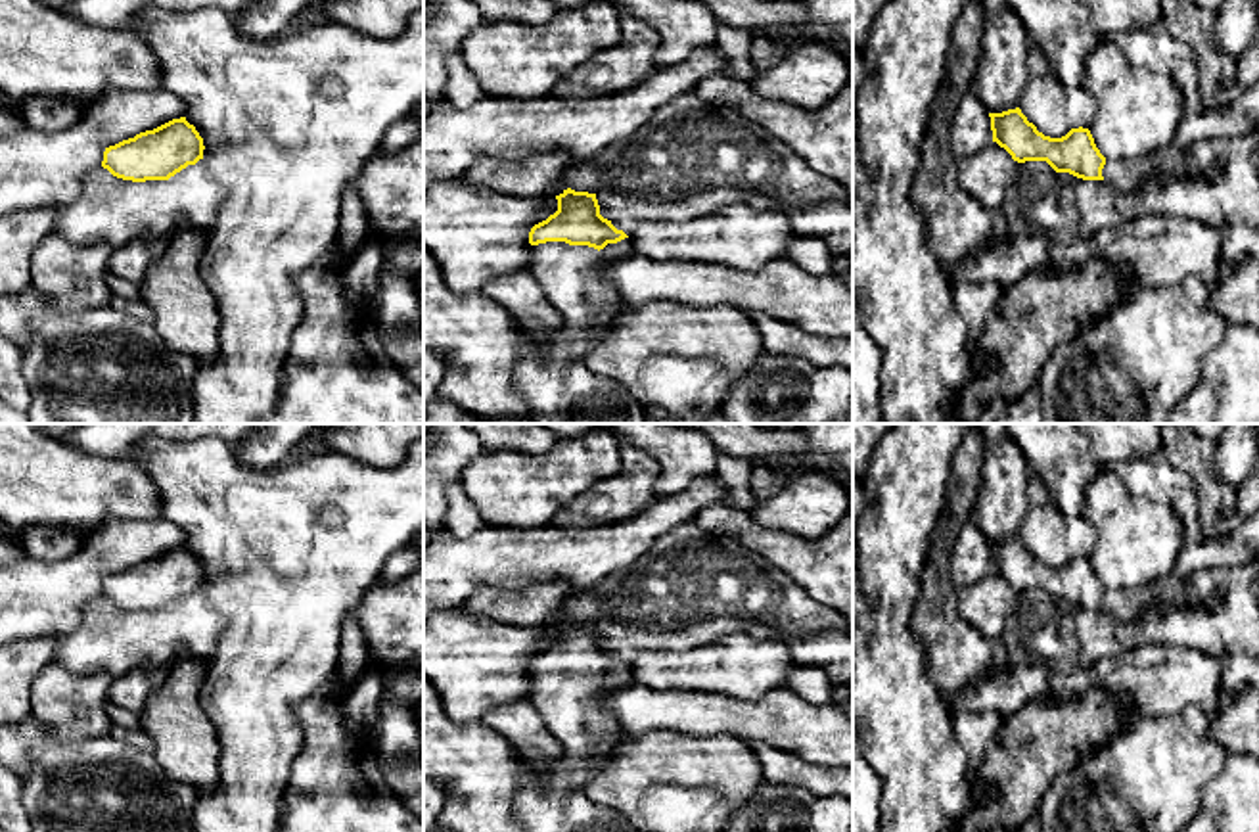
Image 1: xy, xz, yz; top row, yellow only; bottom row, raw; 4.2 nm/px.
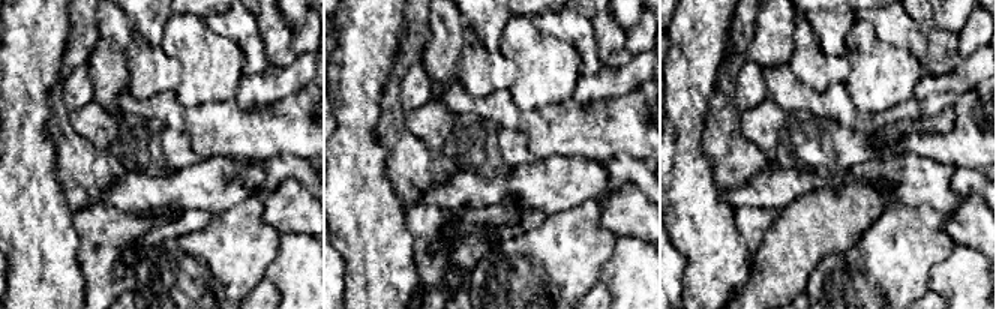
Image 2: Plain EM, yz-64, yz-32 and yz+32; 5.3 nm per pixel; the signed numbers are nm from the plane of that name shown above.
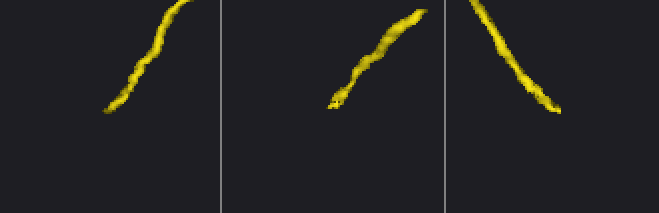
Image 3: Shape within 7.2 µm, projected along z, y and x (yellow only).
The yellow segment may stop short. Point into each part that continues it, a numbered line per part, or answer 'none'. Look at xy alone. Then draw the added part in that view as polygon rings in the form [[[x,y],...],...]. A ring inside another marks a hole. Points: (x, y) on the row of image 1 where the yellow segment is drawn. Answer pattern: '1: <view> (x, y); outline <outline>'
none

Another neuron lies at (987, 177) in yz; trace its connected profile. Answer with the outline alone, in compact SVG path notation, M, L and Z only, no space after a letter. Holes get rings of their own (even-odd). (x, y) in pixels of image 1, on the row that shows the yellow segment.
M996 142L956 161L960 188L996 217L1004 207L1008 190L1016 184L1018 167L1019 163Z

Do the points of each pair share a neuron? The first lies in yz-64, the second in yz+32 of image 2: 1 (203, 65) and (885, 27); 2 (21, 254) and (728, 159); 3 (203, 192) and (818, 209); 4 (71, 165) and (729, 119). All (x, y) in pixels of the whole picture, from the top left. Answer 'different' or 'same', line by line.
1: different
2: different
3: different
4: same

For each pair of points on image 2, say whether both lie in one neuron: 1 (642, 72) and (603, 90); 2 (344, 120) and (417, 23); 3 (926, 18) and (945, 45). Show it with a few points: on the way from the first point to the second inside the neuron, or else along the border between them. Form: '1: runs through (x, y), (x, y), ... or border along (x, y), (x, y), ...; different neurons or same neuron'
1: runs through (633, 75), (612, 83); same neuron
2: border along (404, 15), (398, 54), (387, 78); different neurons
3: runs through (927, 24), (939, 39); same neuron

